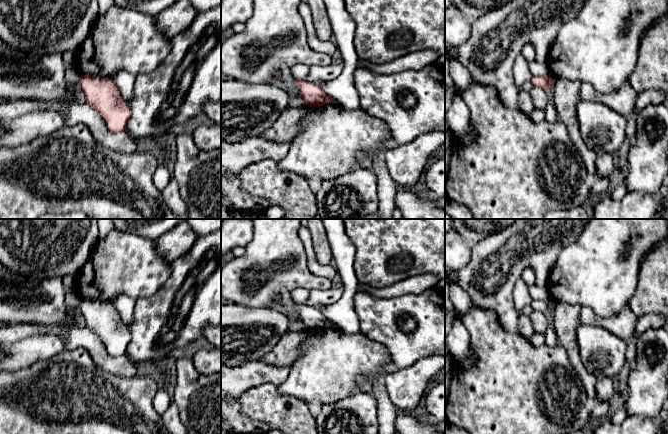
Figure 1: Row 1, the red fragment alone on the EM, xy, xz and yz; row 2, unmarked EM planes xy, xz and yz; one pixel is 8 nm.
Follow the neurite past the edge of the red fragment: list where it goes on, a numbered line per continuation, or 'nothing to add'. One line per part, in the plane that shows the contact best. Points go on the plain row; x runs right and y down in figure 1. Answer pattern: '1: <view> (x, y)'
nothing to add

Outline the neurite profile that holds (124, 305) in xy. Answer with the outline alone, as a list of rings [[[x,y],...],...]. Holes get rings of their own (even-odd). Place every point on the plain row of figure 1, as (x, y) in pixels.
[[[120,294],[116,296],[110,303],[115,307],[120,319],[124,324],[130,324],[133,321],[134,309],[136,306],[135,299],[124,294]]]

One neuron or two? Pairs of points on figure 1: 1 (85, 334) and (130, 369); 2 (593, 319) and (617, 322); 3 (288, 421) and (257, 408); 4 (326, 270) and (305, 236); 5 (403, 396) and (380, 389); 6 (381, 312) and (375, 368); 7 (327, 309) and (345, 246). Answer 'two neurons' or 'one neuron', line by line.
1: one neuron
2: one neuron
3: one neuron
4: one neuron
5: two neurons
6: two neurons
7: one neuron

